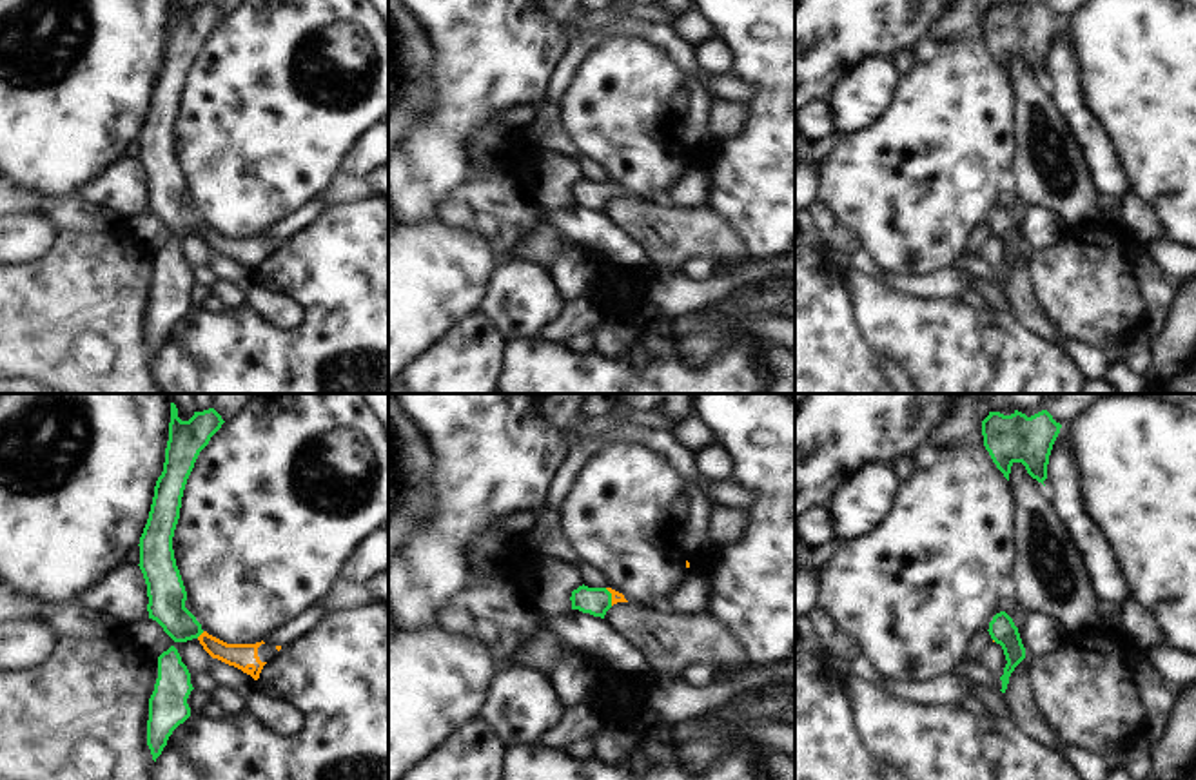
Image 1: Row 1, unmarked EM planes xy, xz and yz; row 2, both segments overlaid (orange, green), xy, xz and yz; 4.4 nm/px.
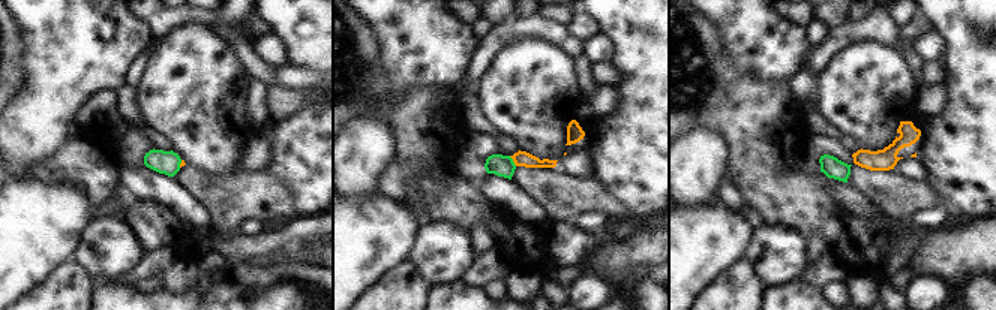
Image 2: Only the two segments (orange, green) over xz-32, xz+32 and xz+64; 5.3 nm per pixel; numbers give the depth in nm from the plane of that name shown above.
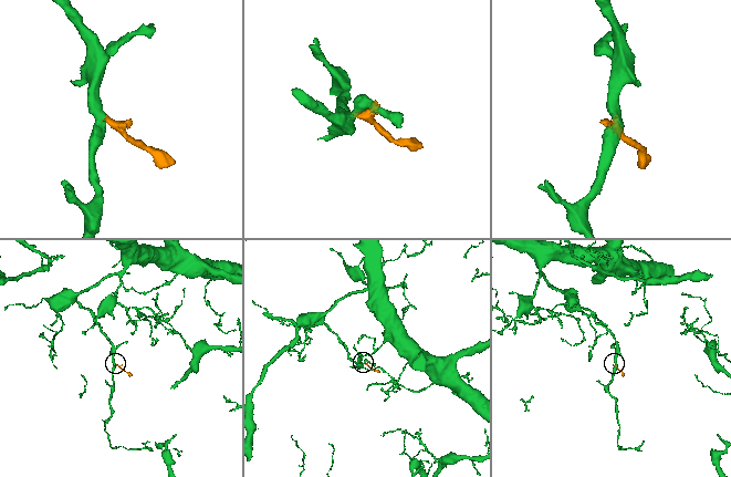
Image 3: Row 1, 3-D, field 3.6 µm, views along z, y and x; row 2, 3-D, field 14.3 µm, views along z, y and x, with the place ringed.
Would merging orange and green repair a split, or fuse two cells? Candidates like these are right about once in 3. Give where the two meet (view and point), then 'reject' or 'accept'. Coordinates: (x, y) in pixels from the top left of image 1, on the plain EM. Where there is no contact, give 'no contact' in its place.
contact xy (202, 227); accept

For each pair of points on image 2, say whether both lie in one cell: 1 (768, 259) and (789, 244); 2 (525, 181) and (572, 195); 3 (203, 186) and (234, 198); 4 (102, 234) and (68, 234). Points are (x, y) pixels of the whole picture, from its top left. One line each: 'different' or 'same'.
1: same
2: same
3: same
4: different

